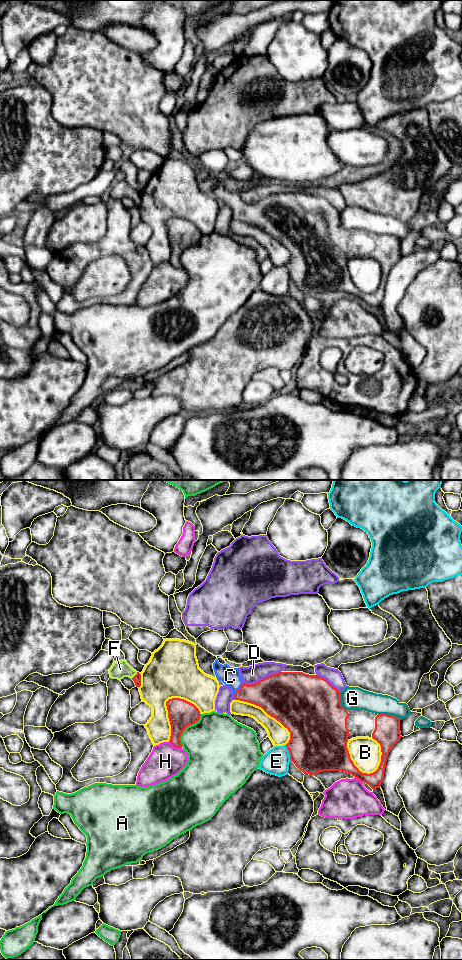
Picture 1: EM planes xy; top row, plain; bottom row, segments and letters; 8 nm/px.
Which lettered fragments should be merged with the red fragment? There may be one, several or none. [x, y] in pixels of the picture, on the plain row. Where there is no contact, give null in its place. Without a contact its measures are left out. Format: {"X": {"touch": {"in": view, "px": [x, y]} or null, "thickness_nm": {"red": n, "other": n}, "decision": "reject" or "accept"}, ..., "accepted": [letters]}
{"A": {"touch": {"in": "xy", "px": [186, 247]}, "thickness_nm": {"red": 220, "other": 440}, "decision": "reject"}, "B": {"touch": {"in": "xy", "px": [352, 282]}, "thickness_nm": {"red": 360, "other": 240}, "decision": "reject"}, "C": {"touch": {"in": "xy", "px": [236, 211]}, "thickness_nm": {"red": 240, "other": 150}, "decision": "accept"}, "D": {"touch": {"in": "xy", "px": [262, 199]}, "thickness_nm": {"red": 400, "other": 140}, "decision": "reject"}, "E": {"touch": {"in": "xy", "px": [289, 273]}, "thickness_nm": {"red": 460, "other": 220}, "decision": "reject"}, "F": {"touch": {"in": "xy", "px": [135, 195]}, "thickness_nm": {"red": 60, "other": 140}, "decision": "accept"}, "G": {"touch": {"in": "xy", "px": [389, 235]}, "thickness_nm": {"red": 220, "other": 160}, "decision": "reject"}, "H": {"touch": {"in": "xy", "px": [175, 266]}, "thickness_nm": {"red": 200, "other": 280}, "decision": "reject"}, "accepted": ["C", "F"]}

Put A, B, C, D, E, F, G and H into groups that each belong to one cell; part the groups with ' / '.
A / B / C F / D / E / G / H

